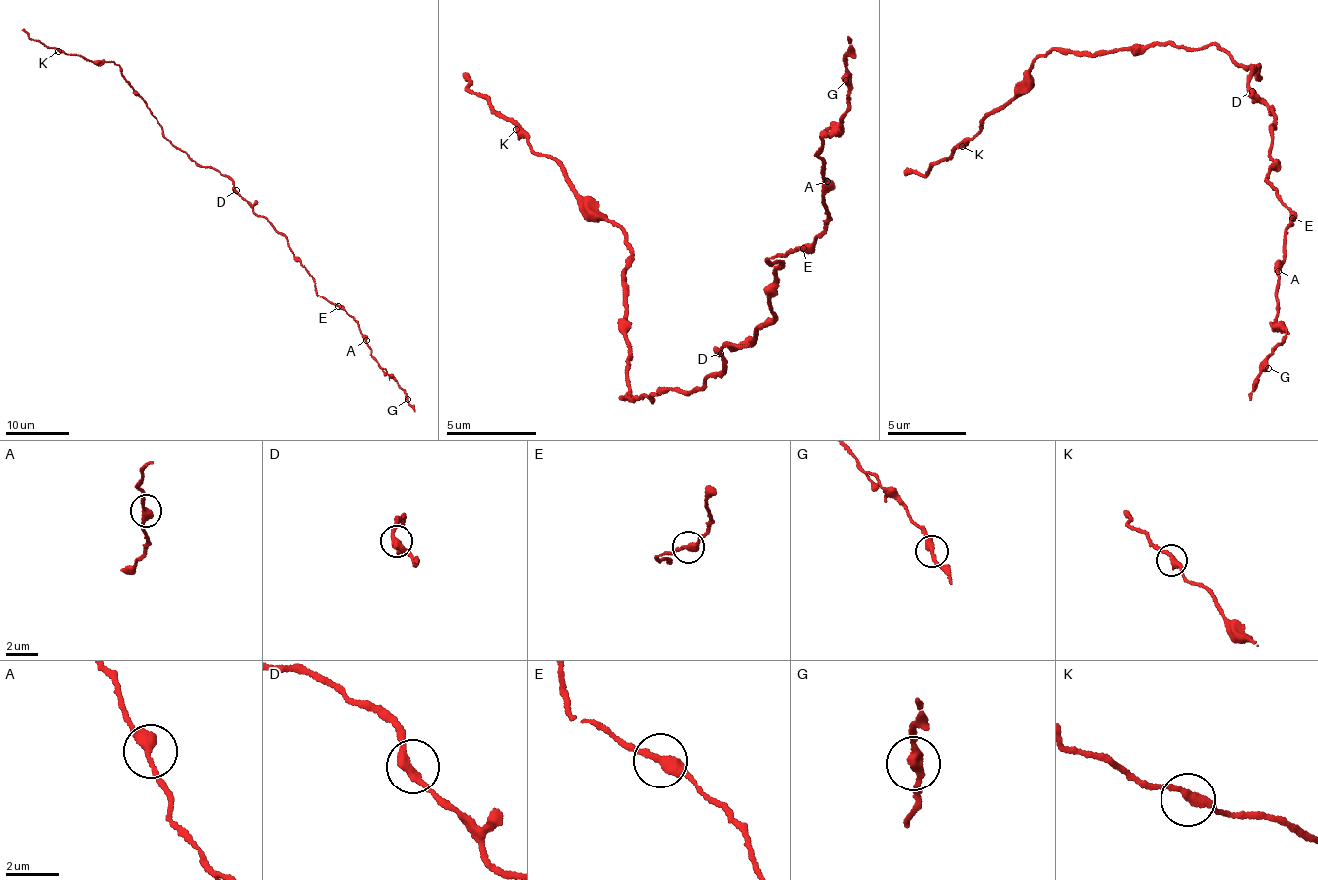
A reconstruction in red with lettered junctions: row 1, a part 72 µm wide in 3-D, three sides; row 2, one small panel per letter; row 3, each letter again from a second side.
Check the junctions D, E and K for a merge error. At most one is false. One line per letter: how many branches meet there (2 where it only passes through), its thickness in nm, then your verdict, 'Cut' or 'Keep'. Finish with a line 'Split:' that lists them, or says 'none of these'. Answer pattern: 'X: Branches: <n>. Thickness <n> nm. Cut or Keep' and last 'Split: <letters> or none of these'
D: Branches: 2. Thickness 300 nm. Keep
E: Branches: 2. Thickness 340 nm. Keep
K: Branches: 2. Thickness 320 nm. Keep
Split: none of these

